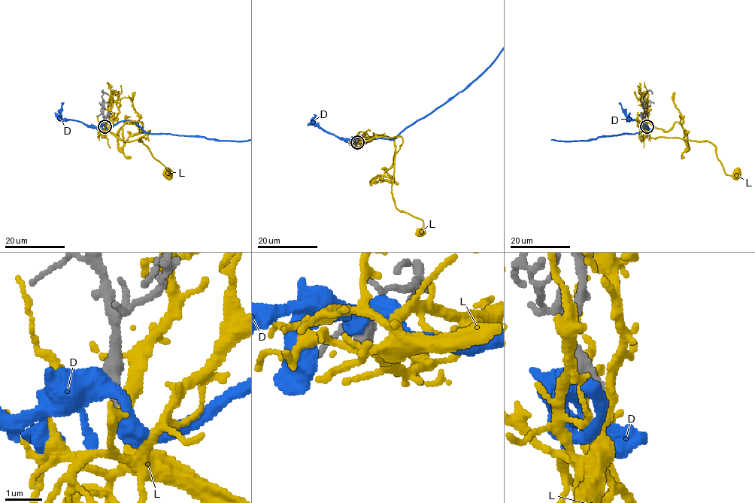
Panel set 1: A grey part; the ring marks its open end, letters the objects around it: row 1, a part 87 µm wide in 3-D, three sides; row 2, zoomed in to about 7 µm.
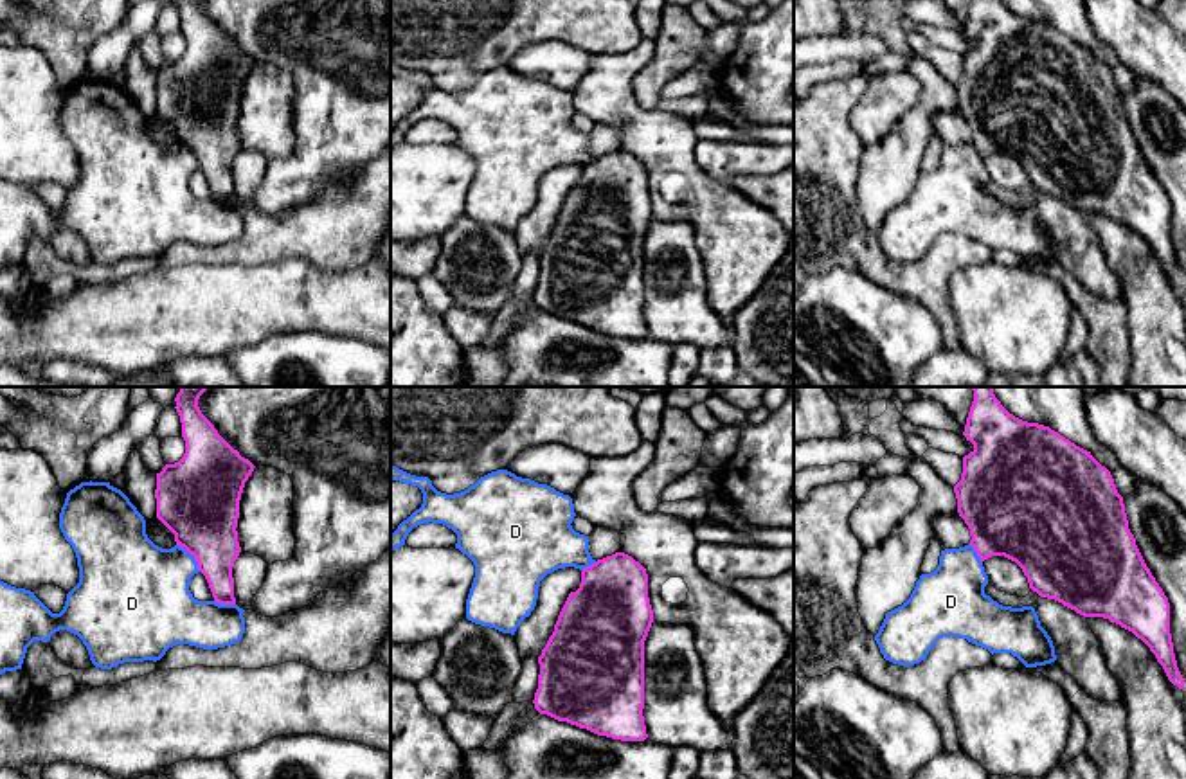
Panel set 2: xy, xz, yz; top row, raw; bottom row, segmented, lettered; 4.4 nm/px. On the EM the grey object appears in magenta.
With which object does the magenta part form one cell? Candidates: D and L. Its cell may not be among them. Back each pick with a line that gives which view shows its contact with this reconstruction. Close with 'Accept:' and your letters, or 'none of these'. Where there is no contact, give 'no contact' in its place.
L: no contact
Accept: L

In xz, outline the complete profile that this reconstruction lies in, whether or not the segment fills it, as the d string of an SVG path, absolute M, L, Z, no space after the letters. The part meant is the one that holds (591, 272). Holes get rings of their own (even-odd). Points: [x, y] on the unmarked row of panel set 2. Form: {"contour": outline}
{"contour": "M624 149L597 157L581 167L581 180L571 189L554 221L542 252L538 254L540 272L535 290L535 306L558 318L587 326L597 333L621 338L644 338L644 237L653 219L653 207L648 194L646 166Z"}

